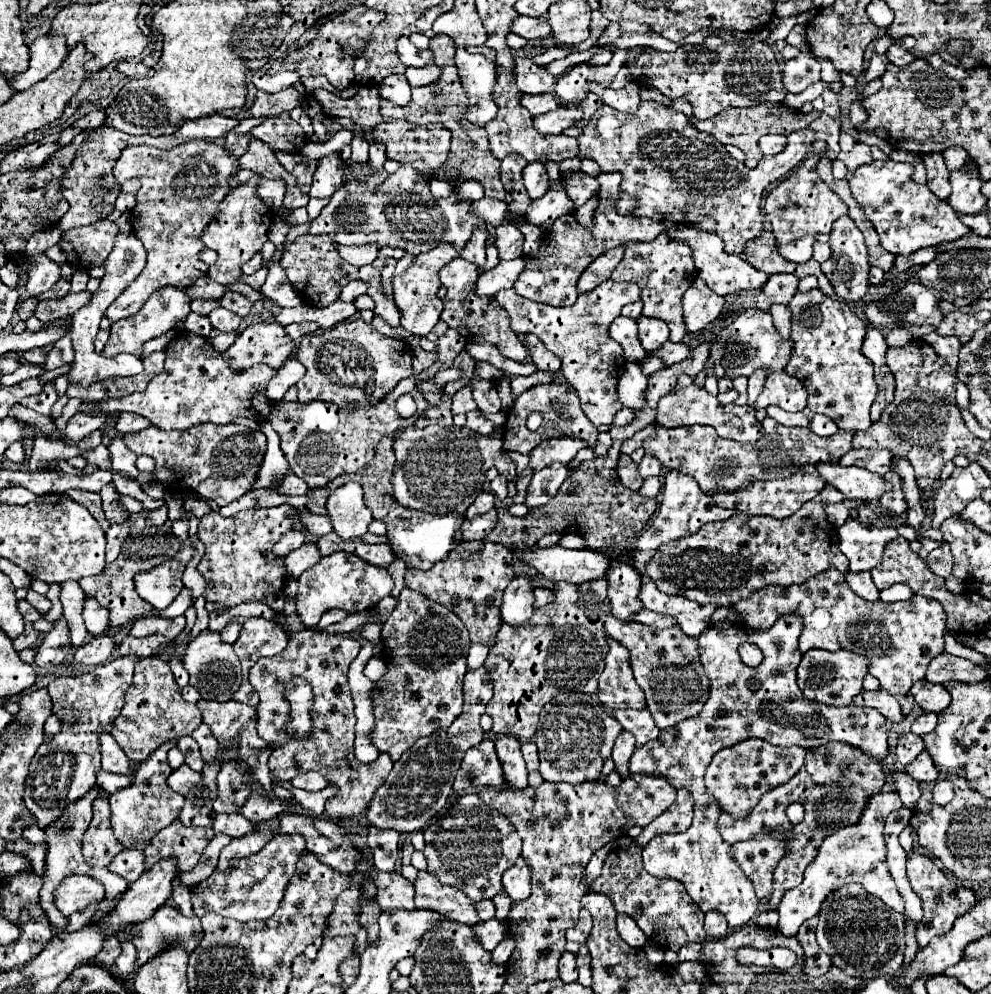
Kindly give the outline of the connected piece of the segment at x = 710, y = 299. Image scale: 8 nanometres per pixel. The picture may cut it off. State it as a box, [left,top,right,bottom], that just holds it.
[683,279,725,333]

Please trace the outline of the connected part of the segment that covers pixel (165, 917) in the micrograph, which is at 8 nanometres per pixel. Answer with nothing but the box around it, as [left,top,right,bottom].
[133,905,201,967]

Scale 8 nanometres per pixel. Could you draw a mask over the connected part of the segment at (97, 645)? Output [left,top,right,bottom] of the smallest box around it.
[73,635,115,667]

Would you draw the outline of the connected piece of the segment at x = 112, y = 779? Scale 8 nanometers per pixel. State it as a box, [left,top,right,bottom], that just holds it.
[97,771,133,793]

